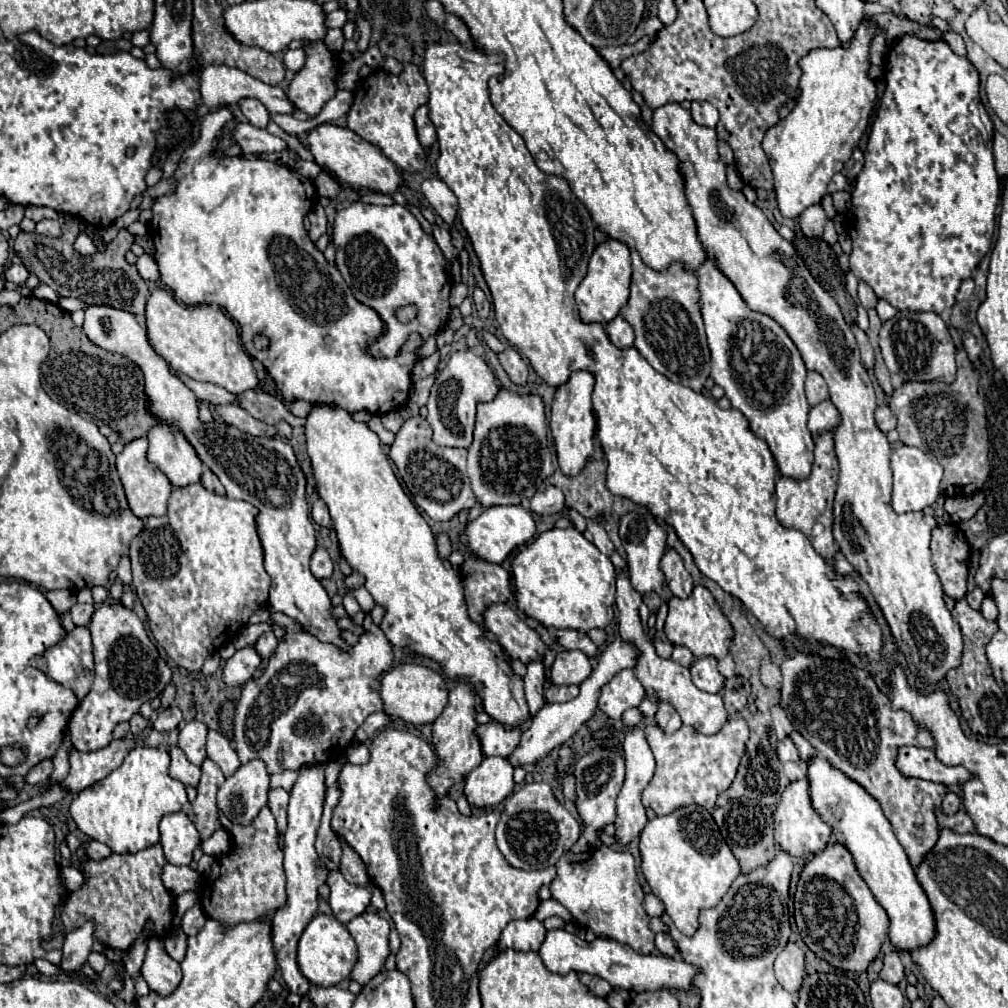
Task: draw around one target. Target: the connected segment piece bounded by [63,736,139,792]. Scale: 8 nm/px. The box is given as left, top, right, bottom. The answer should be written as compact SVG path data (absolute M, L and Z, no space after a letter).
M125 736L121 740L113 740L103 750L95 752L79 752L73 746L69 748L69 776L63 780L69 792L81 792L87 786L103 780L109 772L121 766L123 758L139 744L139 738Z

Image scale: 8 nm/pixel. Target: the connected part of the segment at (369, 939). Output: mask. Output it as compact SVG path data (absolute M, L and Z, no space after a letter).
M363 912L347 924L347 930L359 950L359 960L351 978L359 984L367 984L381 972L389 956L389 922L377 912Z

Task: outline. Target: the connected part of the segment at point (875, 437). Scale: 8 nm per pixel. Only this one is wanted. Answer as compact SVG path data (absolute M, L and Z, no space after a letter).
M669 102L669 104L665 104L665 106L653 110L651 130L653 130L653 132L663 140L663 144L665 144L671 152L675 152L677 158L679 158L679 170L681 170L683 176L685 176L685 194L687 194L687 200L689 200L689 204L691 204L691 208L693 208L693 216L695 216L695 222L697 222L699 240L701 240L703 248L707 250L707 254L713 256L715 266L717 266L717 268L719 268L719 270L721 270L721 272L733 282L733 286L737 288L737 292L741 294L741 298L745 300L745 304L747 304L751 310L771 316L771 318L773 318L773 320L775 320L775 322L777 322L777 324L789 334L789 338L791 338L791 340L795 342L795 346L799 348L799 352L801 352L801 356L803 356L803 362L805 362L805 366L807 366L807 370L815 370L815 372L819 372L819 374L825 378L825 382L827 382L827 386L829 386L831 402L833 402L833 404L837 406L837 410L841 412L841 424L837 426L837 430L835 430L835 434L833 434L833 436L835 436L835 452L837 452L839 468L841 468L841 472L839 472L839 480L837 480L837 496L835 496L835 514L837 514L835 532L833 532L833 534L835 534L835 540L839 542L843 556L845 556L845 558L847 558L847 560L859 570L861 578L869 584L869 588L871 588L871 592L873 592L873 598L875 598L875 602L879 604L879 608L881 608L881 612L883 612L883 616L885 616L885 620L887 620L887 624L889 624L889 628L891 628L891 634L893 634L893 638L895 638L897 648L905 654L905 660L907 660L909 670L913 672L913 668L915 668L917 676L923 678L927 684L937 684L937 682L941 682L949 670L953 670L955 666L959 666L959 662L961 662L961 652L963 652L963 640L961 640L961 630L959 630L957 622L951 618L951 612L945 608L943 588L941 588L939 576L937 576L937 572L935 572L935 568L933 568L931 554L929 554L931 530L933 530L937 524L935 524L935 518L933 518L933 516L927 516L927 514L923 514L923 512L903 512L903 514L897 514L897 512L893 512L891 506L889 506L889 498L891 498L891 466L889 466L891 448L889 448L889 442L887 442L885 434L875 426L875 420L873 420L873 412L875 412L875 406L877 406L877 404L875 404L875 390L873 390L873 384L871 384L871 380L869 380L867 370L863 368L863 364L861 364L861 360L859 360L859 348L857 348L857 342L855 342L855 336L853 336L849 324L845 322L845 318L843 318L843 314L841 314L837 302L835 302L835 300L833 300L833 298L831 298L831 296L829 296L829 294L817 284L817 280L809 274L809 270L805 268L805 262L799 258L799 254L795 252L793 244L779 236L779 232L773 228L773 224L769 222L769 218L767 218L767 216L765 216L755 204L747 202L747 198L745 198L745 194L743 194L741 190L731 190L731 188L729 188L727 178L725 178L725 164L719 160L719 154L717 154L717 134L715 134L713 128L699 126L699 124L691 118L691 112L689 112L689 110L685 110L685 108L683 108L681 104L677 104L677 102Z

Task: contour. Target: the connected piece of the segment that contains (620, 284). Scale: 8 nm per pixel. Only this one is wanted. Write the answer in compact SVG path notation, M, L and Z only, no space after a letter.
M607 238L591 254L587 274L575 292L575 300L577 300L577 308L581 312L581 318L585 322L601 322L601 324L611 322L619 314L619 310L627 304L629 282L631 282L629 246L619 240Z

